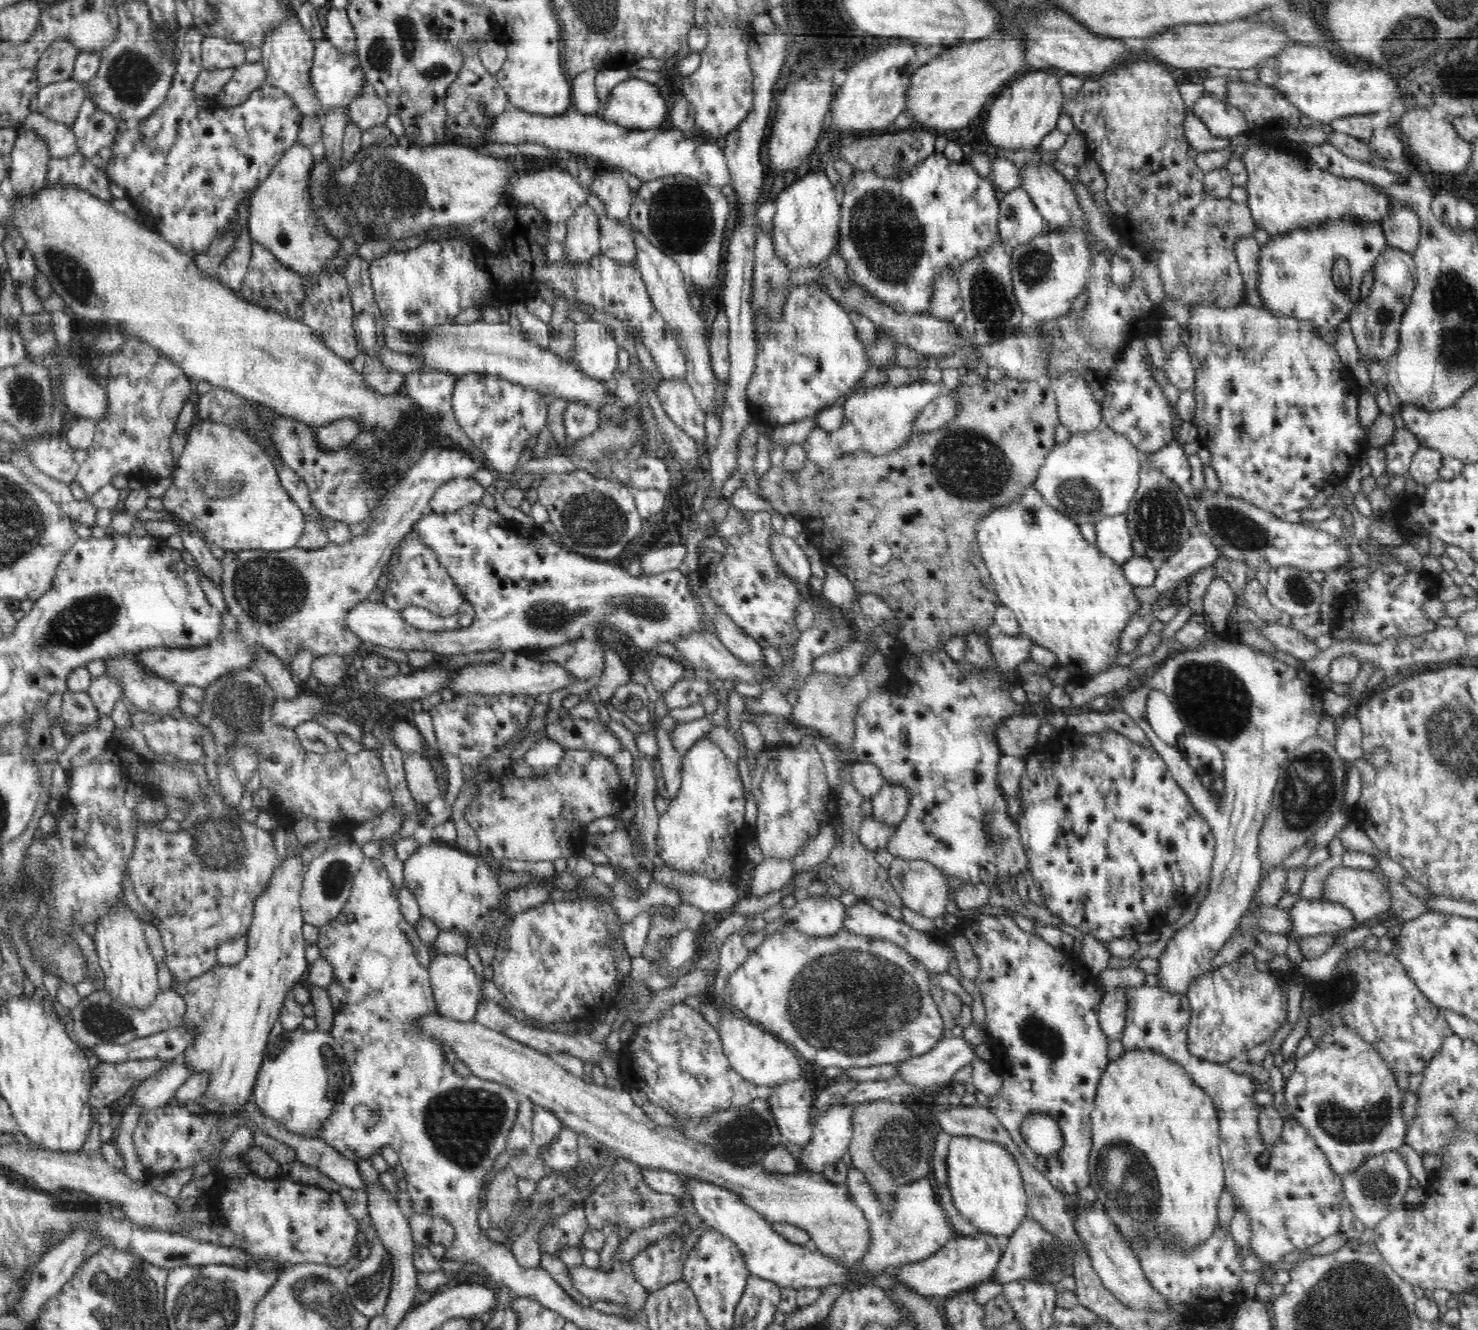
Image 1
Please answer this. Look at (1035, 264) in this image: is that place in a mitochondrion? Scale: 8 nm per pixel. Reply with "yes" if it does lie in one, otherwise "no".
yes

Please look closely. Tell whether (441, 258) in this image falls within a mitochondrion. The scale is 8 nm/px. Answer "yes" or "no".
no

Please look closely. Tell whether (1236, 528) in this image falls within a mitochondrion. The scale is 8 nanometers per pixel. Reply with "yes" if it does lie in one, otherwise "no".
yes

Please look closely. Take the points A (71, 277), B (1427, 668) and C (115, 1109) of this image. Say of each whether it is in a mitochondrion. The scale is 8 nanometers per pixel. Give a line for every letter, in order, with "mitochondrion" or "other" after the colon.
A: mitochondrion
B: other
C: other

